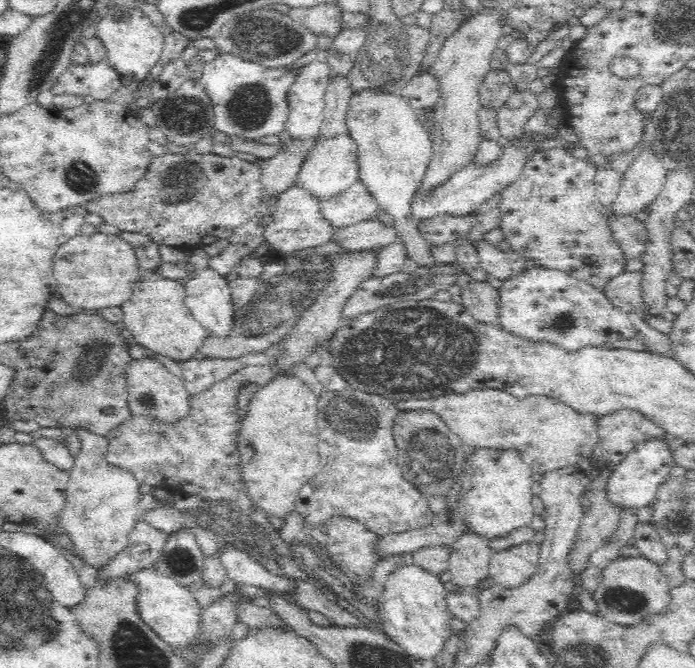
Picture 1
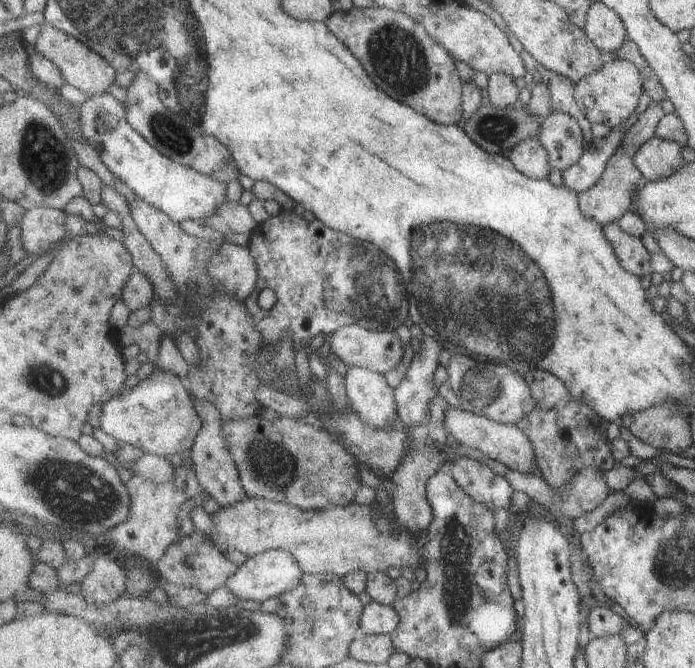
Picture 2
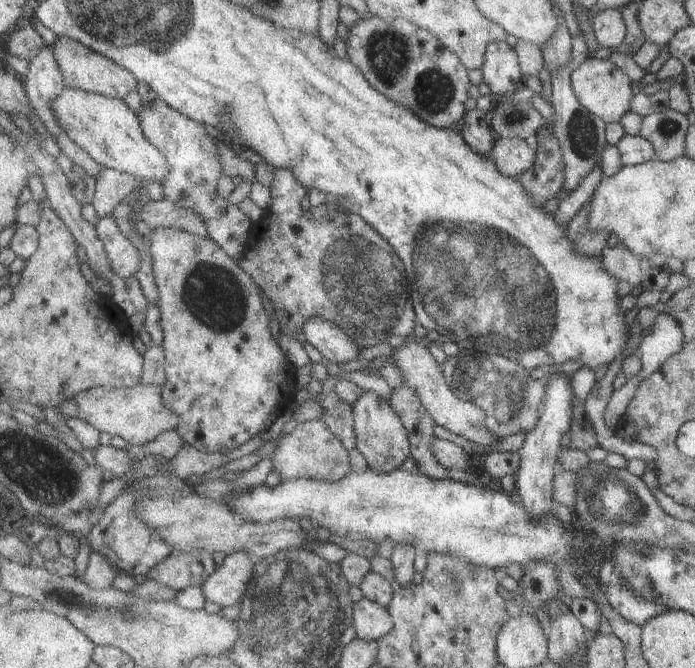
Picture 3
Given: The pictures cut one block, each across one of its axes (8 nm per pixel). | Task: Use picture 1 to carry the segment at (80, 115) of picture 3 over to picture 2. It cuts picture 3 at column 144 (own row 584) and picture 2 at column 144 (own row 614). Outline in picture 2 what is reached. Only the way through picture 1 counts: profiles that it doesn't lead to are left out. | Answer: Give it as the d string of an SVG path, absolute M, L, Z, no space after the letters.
M104 93L89 97L80 107L82 132L88 143L98 150L107 168L138 197L169 214L174 222L182 225L187 220L208 221L216 217L230 202L227 183L201 173L194 167L176 162L148 142L148 139L130 124L127 108L121 99Z

